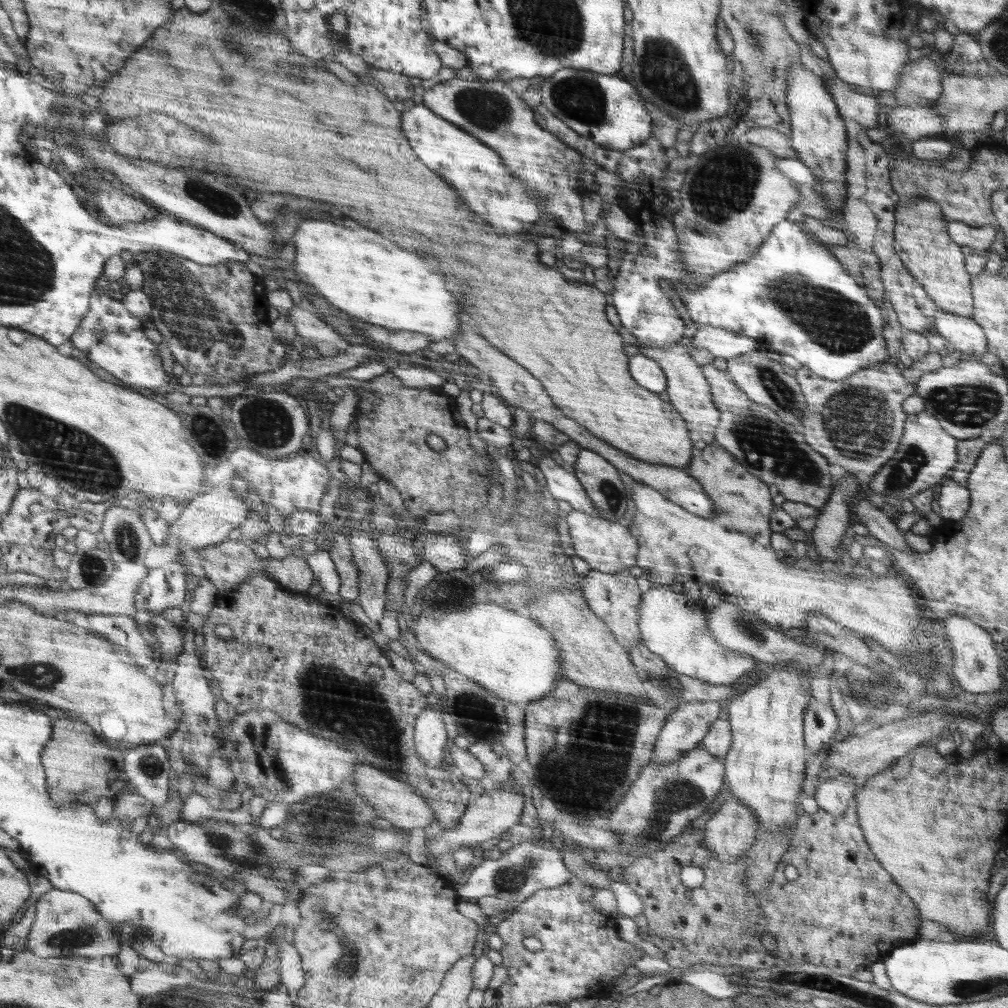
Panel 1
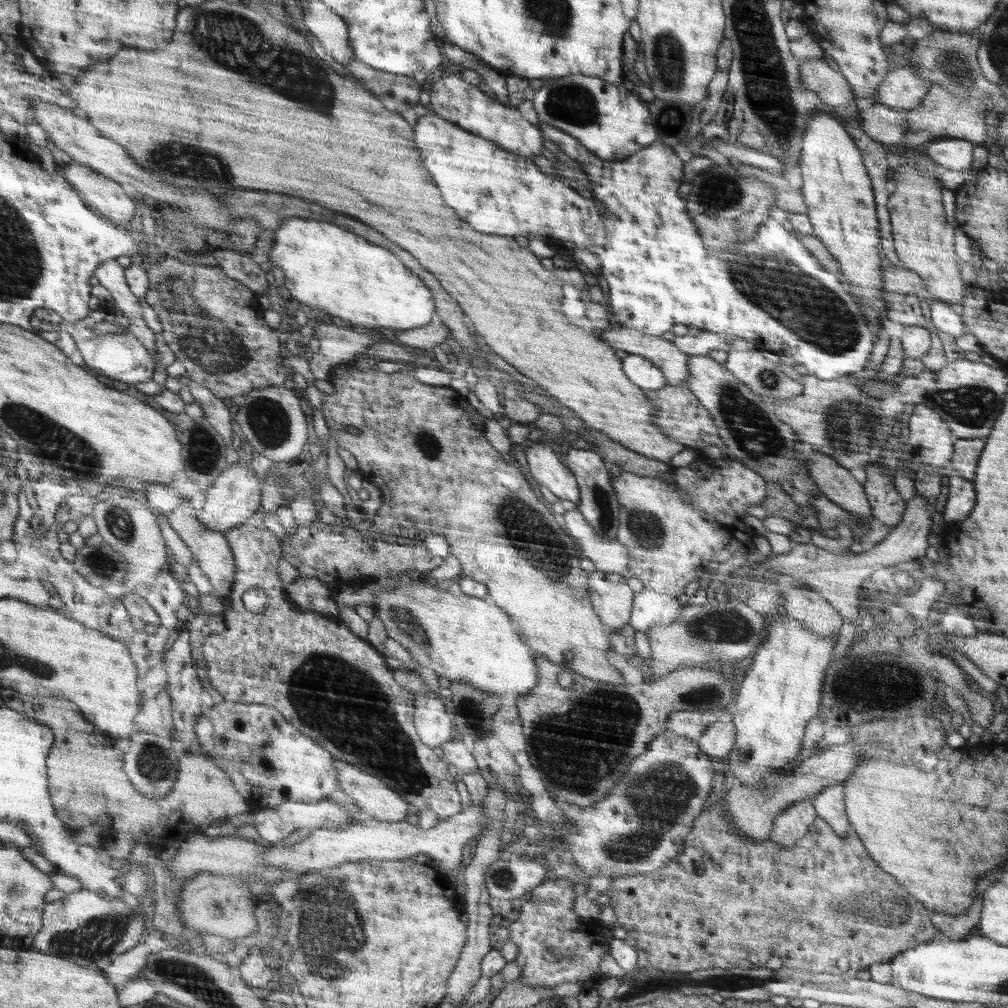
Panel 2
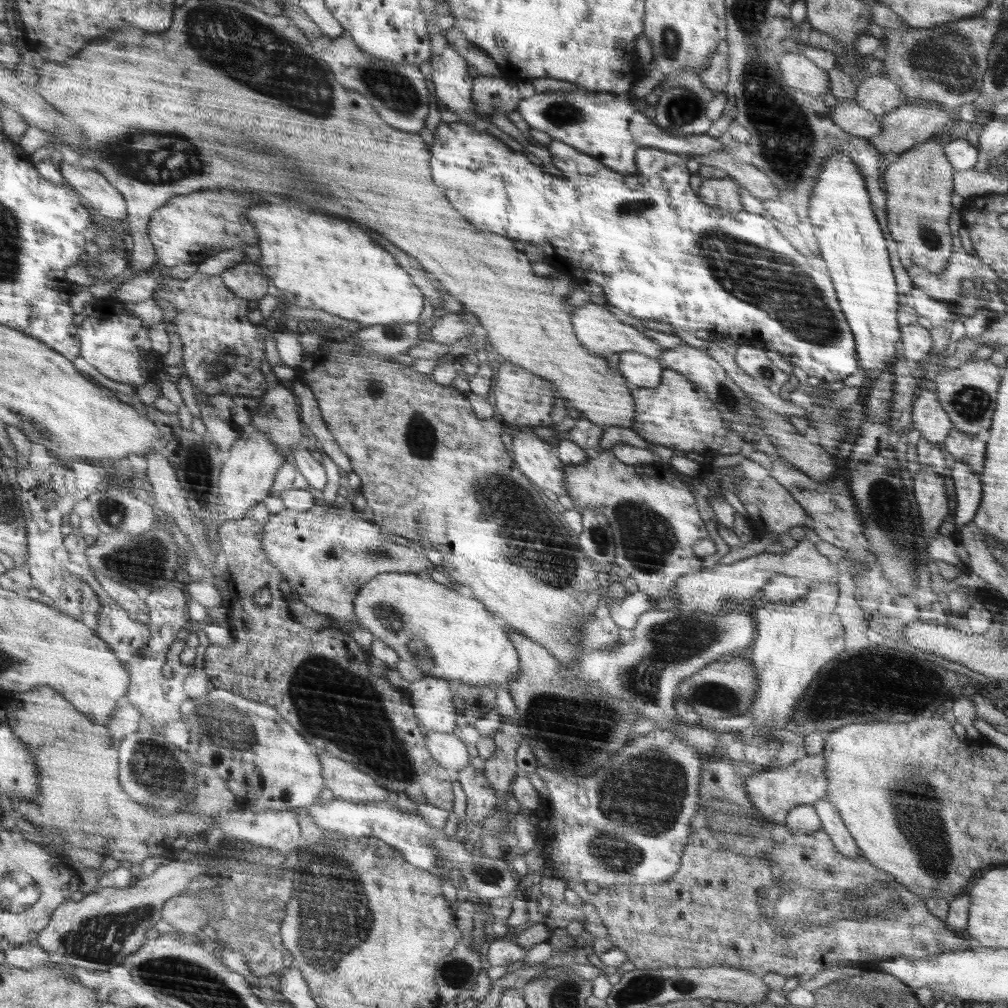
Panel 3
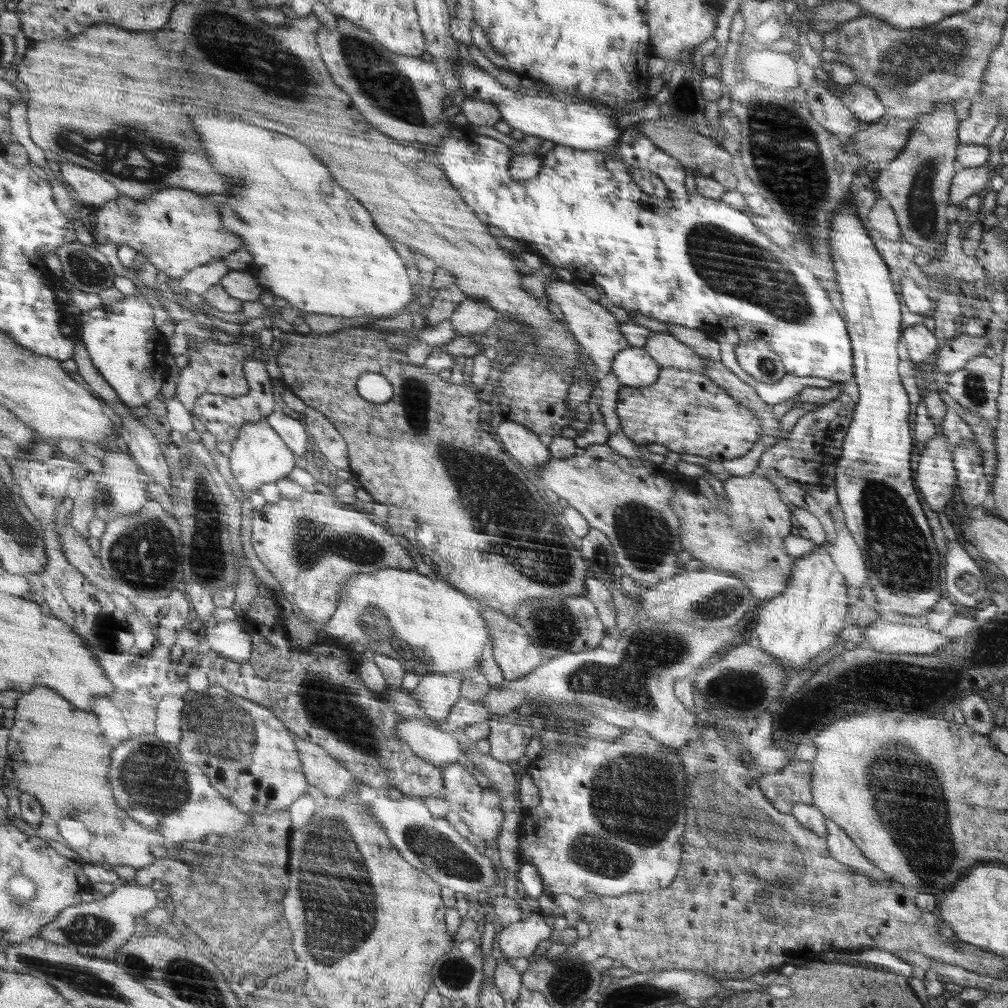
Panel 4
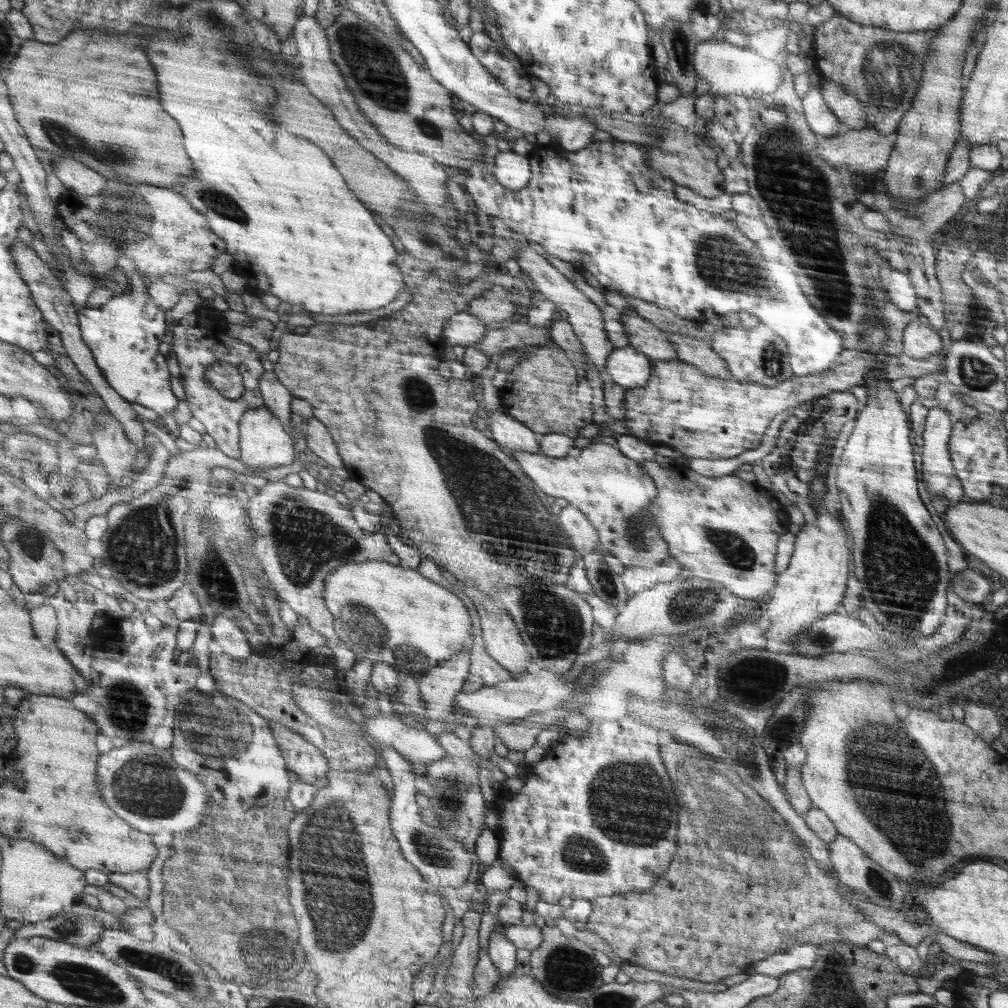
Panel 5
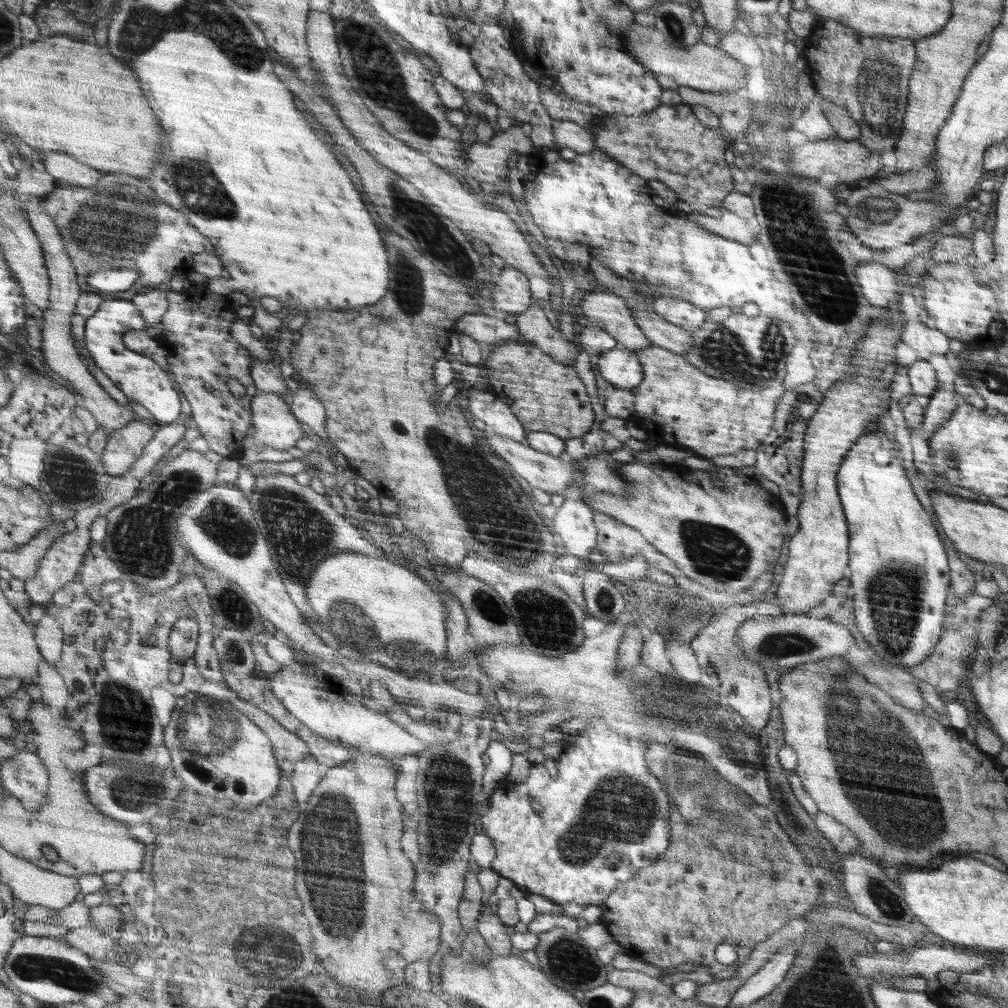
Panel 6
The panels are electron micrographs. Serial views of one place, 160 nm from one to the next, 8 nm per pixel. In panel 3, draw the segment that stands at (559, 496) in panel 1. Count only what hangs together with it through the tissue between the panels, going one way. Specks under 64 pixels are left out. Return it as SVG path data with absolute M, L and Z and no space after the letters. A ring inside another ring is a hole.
M513 429L509 433L509 443L514 451L514 462L521 467L526 478L530 478L540 489L552 490L555 497L567 495L564 478L566 465L552 453L549 443L527 429Z

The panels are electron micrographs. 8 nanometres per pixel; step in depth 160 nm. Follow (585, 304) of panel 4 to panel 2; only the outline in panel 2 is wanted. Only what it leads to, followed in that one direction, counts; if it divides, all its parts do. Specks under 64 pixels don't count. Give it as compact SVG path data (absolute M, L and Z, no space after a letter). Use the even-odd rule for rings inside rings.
M606 328L600 338L618 350L649 359L665 373L668 384L678 386L689 377L690 356L674 346L672 341L629 328Z

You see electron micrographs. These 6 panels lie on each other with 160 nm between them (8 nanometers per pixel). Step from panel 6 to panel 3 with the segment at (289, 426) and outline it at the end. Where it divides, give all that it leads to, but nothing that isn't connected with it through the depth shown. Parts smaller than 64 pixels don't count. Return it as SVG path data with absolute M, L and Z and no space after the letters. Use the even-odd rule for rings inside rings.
M256 428L242 429L226 457L219 474L218 512L224 518L240 520L270 494L276 473L286 459L271 438Z

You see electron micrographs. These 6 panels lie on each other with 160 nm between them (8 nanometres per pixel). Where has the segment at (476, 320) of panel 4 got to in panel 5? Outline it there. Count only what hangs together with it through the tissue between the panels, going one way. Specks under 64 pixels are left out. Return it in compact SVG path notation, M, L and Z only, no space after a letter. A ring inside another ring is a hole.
M504 289L484 290L478 299L471 301L466 311L486 324L511 319L520 307L507 300L506 295L510 292Z

